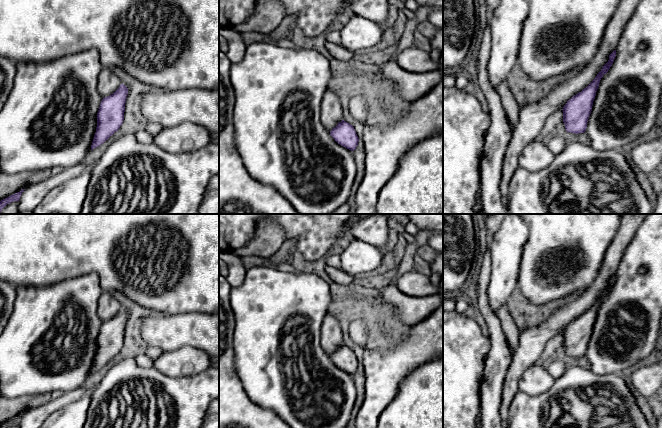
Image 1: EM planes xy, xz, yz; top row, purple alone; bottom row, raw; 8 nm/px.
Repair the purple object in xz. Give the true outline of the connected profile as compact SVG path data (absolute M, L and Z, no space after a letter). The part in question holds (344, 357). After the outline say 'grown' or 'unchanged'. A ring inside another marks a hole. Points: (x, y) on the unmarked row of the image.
M329 312L322 323L320 345L338 368L351 375L356 373L359 366L356 355L343 344L340 322Z | grown

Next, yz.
M623 214L595 281L576 299L553 312L546 321L520 332L519 343L502 386L502 423L508 422L509 407L519 390L522 374L537 364L546 343L552 337L563 334L563 346L567 356L579 358L586 355L600 304L612 290L623 253L647 215L649 214Z | grown

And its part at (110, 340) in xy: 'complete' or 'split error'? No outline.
split error

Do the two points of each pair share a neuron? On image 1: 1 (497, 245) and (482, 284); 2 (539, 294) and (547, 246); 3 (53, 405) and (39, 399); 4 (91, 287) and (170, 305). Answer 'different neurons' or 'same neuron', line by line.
1: different neurons
2: same neuron
3: different neurons
4: different neurons

